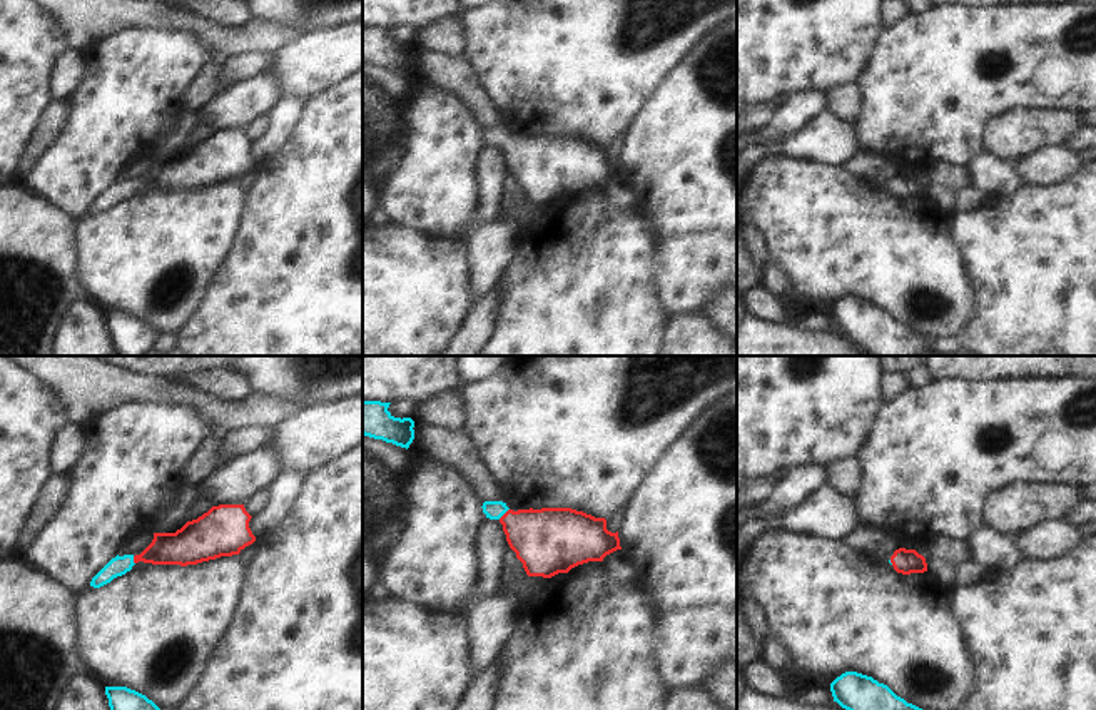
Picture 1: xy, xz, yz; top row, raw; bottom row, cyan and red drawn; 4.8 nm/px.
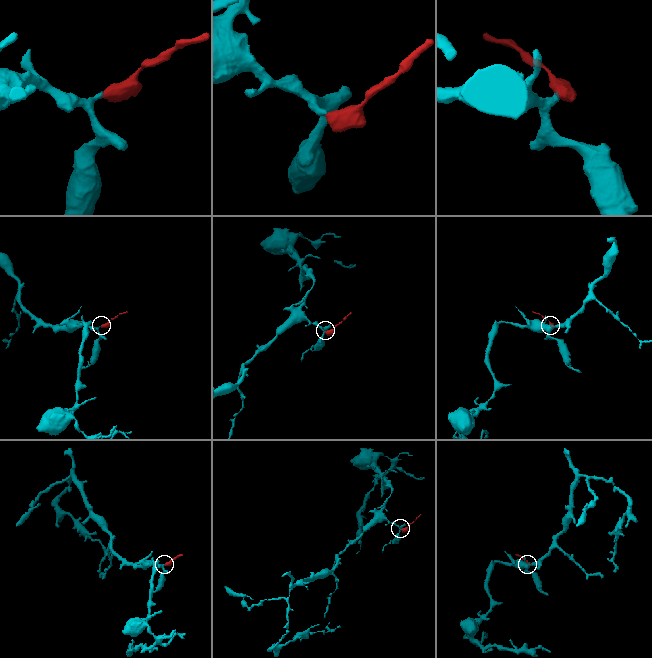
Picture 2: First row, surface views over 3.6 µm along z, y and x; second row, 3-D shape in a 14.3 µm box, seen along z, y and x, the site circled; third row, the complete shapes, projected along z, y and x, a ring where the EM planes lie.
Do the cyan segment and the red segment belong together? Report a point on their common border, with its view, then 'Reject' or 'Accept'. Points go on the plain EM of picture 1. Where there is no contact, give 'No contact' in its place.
Touches cyan at xz (503, 139). Accept

